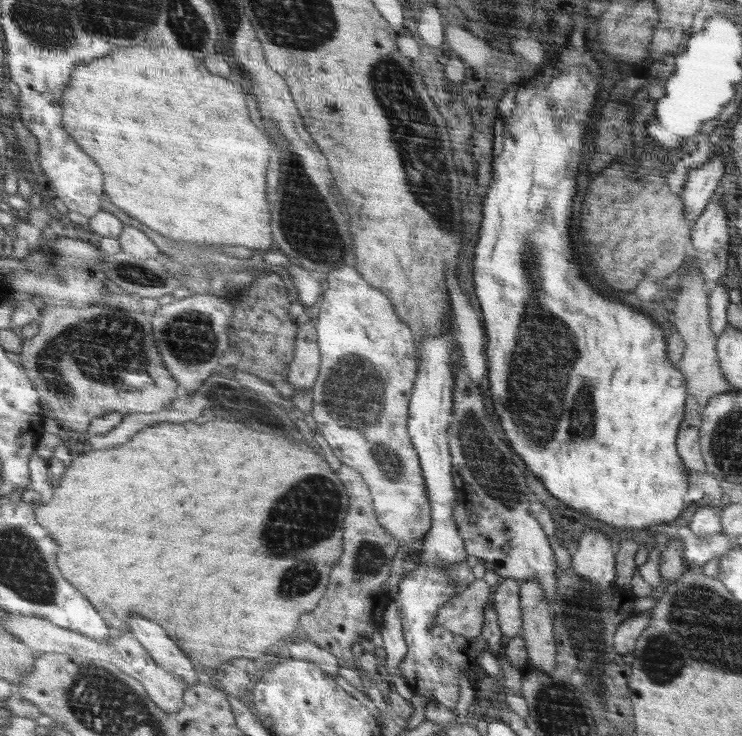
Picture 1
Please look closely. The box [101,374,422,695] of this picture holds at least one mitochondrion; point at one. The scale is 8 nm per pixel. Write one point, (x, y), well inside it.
(306, 516)

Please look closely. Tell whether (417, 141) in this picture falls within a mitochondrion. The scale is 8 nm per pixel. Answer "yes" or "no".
yes

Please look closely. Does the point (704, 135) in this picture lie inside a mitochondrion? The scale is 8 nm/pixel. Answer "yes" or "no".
no

